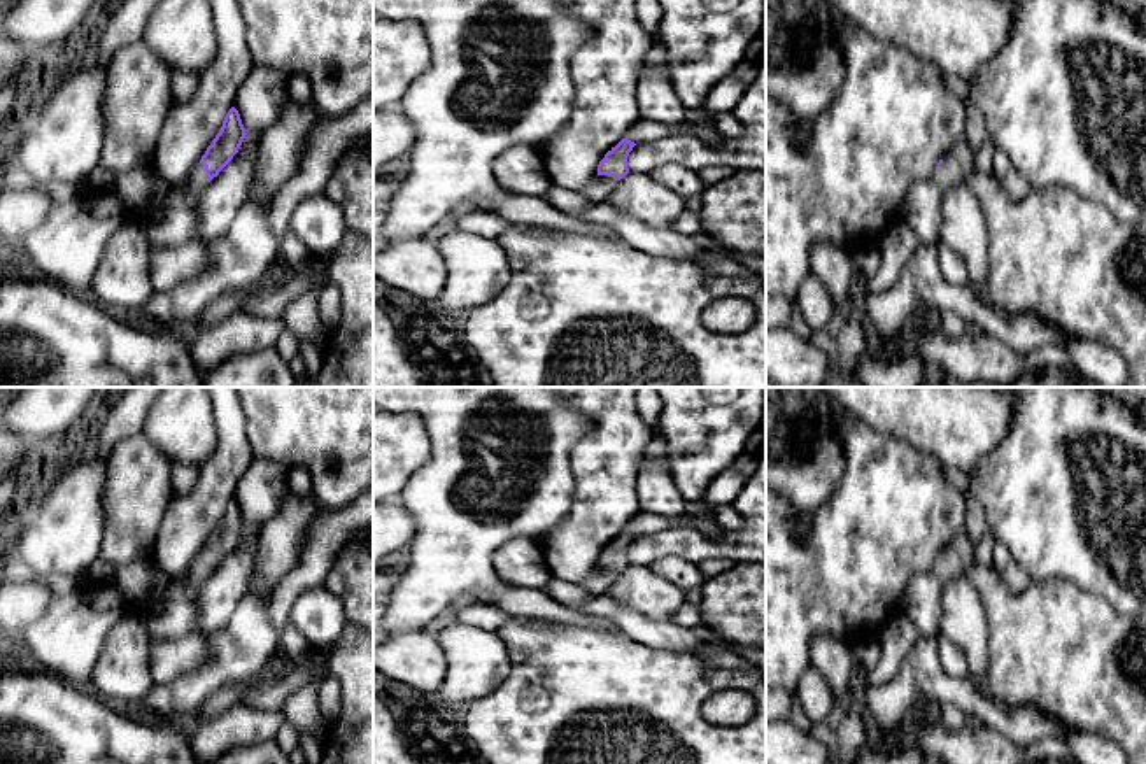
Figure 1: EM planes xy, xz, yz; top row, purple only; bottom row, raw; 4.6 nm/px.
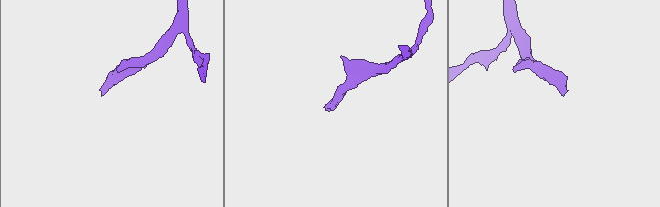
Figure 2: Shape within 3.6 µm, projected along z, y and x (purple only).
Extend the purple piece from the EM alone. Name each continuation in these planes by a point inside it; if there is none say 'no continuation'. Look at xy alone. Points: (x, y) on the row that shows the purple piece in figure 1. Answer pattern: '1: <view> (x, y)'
1: xy (197, 179)

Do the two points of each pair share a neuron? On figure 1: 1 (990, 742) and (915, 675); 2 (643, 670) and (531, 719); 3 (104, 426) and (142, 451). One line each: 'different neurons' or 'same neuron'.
1: different neurons
2: same neuron
3: different neurons

